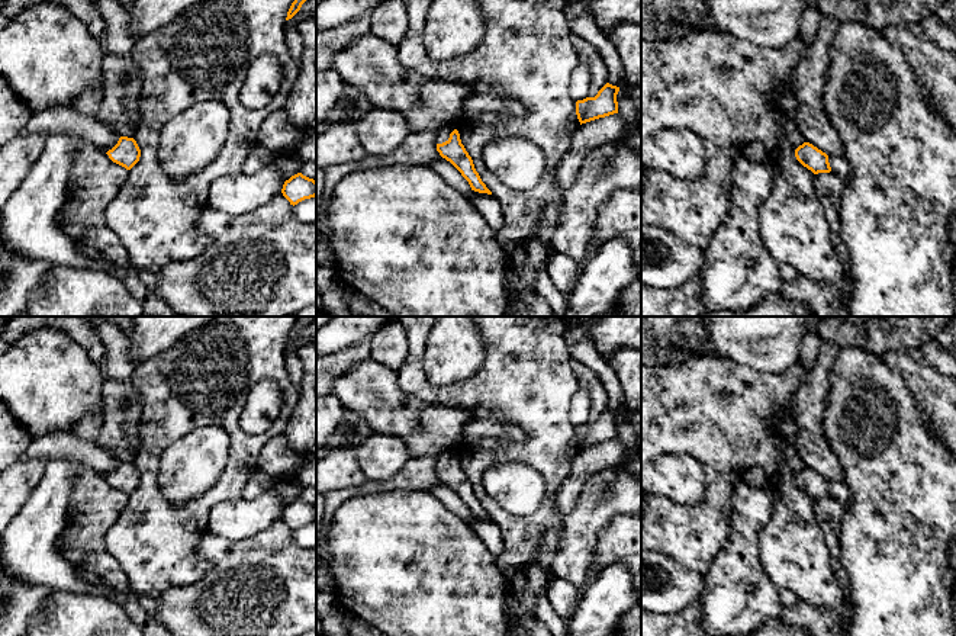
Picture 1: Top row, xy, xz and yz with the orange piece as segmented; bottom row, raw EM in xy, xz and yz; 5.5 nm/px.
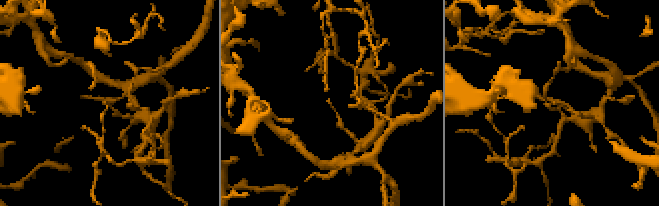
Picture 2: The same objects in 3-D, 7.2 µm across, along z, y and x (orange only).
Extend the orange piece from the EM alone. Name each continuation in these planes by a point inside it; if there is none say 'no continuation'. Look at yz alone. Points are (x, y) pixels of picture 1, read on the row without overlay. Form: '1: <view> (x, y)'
no continuation

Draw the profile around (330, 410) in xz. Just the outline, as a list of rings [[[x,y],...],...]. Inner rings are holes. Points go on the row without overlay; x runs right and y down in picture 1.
[[[334,394],[316,398],[316,460],[345,414],[347,409]]]

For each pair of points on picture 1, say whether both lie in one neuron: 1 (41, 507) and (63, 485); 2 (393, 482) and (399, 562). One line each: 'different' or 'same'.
1: same
2: different

